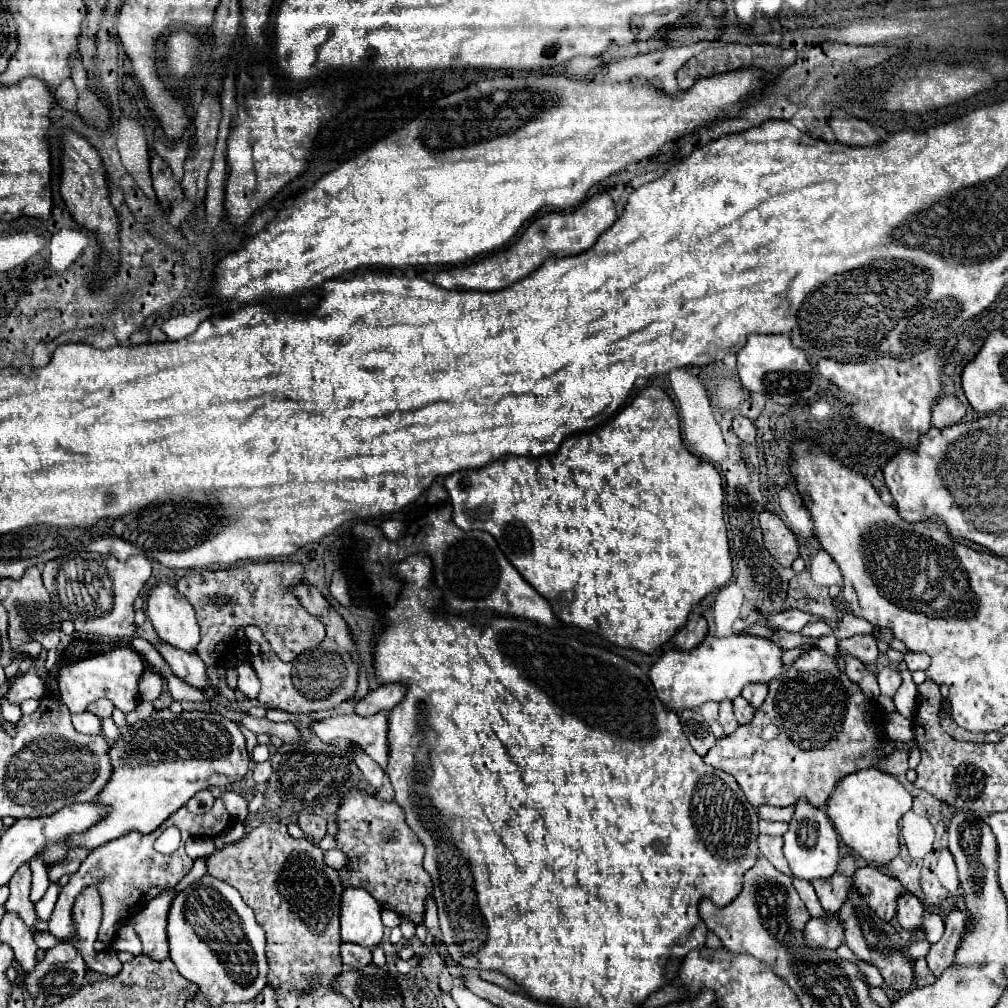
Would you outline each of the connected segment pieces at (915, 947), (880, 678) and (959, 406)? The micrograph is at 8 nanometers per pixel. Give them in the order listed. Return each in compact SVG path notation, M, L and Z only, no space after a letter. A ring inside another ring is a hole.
M919 940L907 948L907 956L909 958L921 958L921 956L927 956L927 950L929 950L929 944L925 940Z
M885 666L879 674L877 674L877 682L881 688L881 694L885 696L895 696L897 688L901 686L901 674L889 666Z
M943 396L933 408L931 424L937 428L945 428L957 424L963 416L965 416L965 404L959 402L955 396Z

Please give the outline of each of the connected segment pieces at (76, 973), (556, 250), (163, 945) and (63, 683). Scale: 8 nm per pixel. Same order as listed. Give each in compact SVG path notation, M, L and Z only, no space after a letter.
M57 944L53 948L49 948L45 952L45 958L37 964L37 968L33 968L33 972L25 972L19 968L19 972L25 976L23 984L27 986L29 994L33 998L37 998L39 994L57 994L57 996L67 996L73 994L77 988L83 986L83 978L87 972L87 964L83 962L81 954L77 952L77 948L73 944Z
M595 194L573 212L549 212L549 214L539 216L537 220L531 222L531 226L521 234L521 238L513 246L507 246L493 256L437 272L435 284L447 290L481 290L481 292L507 288L509 284L519 282L531 272L535 272L551 256L561 256L561 254L573 256L573 254L581 254L589 250L615 220L617 220L617 214L615 214L615 204L611 196Z
M163 892L161 896L153 898L145 904L143 910L133 914L129 918L129 924L133 926L135 934L141 938L143 954L151 960L165 960L169 958L167 948L167 912L171 906L175 892Z
M115 648L107 654L91 656L79 662L63 661L60 658L58 662L58 689L63 704L69 708L71 714L85 712L87 706L99 698L109 698L121 712L131 712L141 702L137 682L145 670L145 662L133 648Z

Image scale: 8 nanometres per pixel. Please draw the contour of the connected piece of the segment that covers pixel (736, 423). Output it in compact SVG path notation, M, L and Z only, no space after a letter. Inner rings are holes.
M737 416L733 420L733 432L747 444L753 444L755 438L757 438L757 430L755 430L755 424L749 420L749 418L743 418L743 416Z

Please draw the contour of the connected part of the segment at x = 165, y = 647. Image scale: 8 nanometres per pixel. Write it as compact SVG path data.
M165 642L159 644L159 652L177 678L181 678L183 682L187 682L187 684L191 684L193 688L199 688L199 690L213 688L211 682L209 682L209 676L207 676L207 666L203 664L203 660L197 654L183 652L183 650L173 648Z

